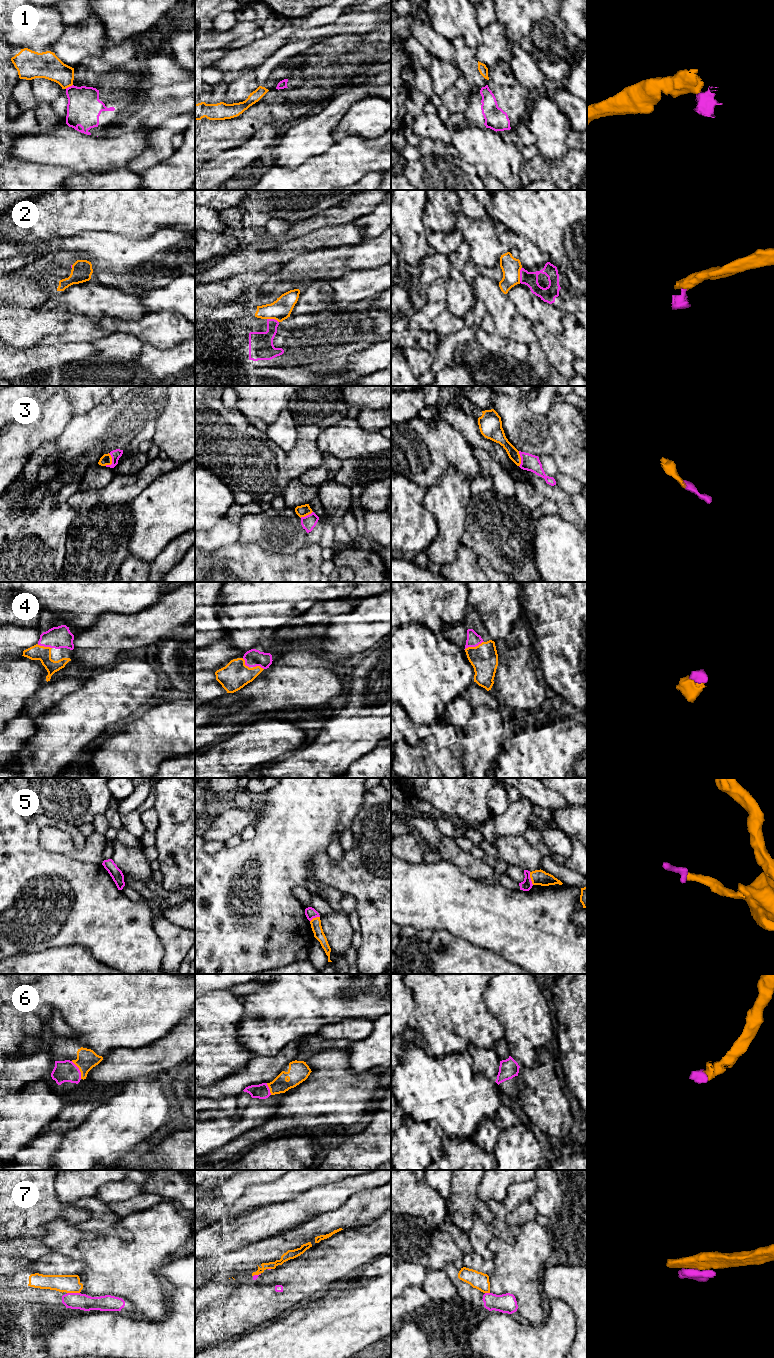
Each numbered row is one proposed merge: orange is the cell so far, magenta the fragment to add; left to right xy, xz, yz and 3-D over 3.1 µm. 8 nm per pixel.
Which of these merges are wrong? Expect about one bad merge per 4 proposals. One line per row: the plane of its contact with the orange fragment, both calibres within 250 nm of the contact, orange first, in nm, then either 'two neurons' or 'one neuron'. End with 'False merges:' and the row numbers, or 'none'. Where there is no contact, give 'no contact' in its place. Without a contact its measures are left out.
1: contact in xy; calibres 220 and 280 nm; two neurons
2: contact in yz; calibres 150 and 120 nm; two neurons
3: contact in xy; calibres 90 and 80 nm; one neuron
4: contact in yz; calibres 220 and 110 nm; one neuron
5: contact in yz; calibres 130 and 90 nm; one neuron
6: contact in xy; calibres 160 and 180 nm; one neuron
7: contact in xy; calibres 140 and 130 nm; two neurons
False merges: 1, 2, 7

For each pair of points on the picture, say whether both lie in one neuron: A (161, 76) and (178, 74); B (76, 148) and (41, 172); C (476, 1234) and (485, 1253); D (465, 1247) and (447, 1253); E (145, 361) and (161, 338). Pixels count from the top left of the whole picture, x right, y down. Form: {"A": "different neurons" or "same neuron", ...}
{"A": "same neuron", "B": "different neurons", "C": "same neuron", "D": "different neurons", "E": "different neurons"}

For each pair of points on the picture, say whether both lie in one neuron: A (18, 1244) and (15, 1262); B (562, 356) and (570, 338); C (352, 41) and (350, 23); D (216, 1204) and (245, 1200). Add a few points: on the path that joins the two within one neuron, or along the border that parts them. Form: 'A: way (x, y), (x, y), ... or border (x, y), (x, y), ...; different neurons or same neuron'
A: border (10, 1256), (26, 1257), (29, 1260); different neurons
B: border (556, 336), (557, 340), (576, 357); different neurons
C: border (374, 28), (359, 34), (338, 34), (328, 37); different neurons
D: way (223, 1208), (235, 1208), (238, 1206); same neuron

